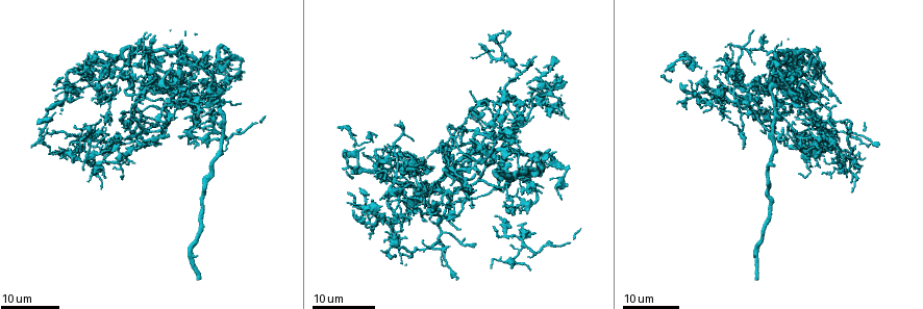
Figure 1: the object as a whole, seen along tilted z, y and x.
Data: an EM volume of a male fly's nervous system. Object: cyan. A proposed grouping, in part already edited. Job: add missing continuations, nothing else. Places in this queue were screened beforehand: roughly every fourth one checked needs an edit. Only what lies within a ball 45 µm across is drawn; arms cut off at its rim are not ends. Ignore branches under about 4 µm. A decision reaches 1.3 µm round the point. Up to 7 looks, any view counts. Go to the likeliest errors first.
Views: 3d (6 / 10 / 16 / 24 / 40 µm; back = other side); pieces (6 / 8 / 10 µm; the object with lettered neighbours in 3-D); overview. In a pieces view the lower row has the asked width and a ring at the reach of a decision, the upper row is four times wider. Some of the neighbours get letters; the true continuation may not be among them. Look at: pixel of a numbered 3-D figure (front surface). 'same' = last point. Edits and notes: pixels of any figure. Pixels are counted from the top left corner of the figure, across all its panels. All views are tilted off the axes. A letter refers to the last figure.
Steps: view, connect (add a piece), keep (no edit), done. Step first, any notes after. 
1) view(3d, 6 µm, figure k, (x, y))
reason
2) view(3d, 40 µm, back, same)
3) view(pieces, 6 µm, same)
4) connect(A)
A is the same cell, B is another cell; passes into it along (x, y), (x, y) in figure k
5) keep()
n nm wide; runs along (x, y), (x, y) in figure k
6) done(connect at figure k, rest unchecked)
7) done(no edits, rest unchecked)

view(3d, 24 µm, figure 1, (494, 214))
thin end

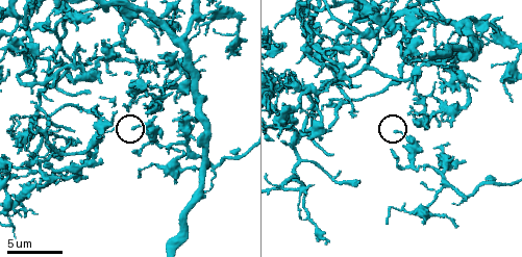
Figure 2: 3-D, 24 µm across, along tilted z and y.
view(pieces, 6 µm, figure 2, (396, 129))

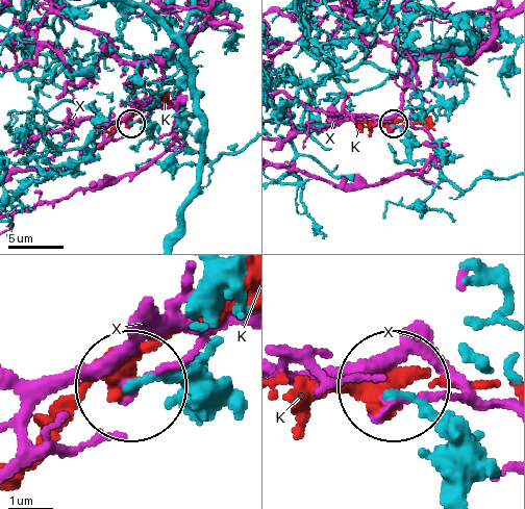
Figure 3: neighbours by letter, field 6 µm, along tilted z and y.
keep()
K and X are other cells; no lettered piece goes on from it

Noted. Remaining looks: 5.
view(pieces, 8 µm, figure 2, (89, 93))
an open end

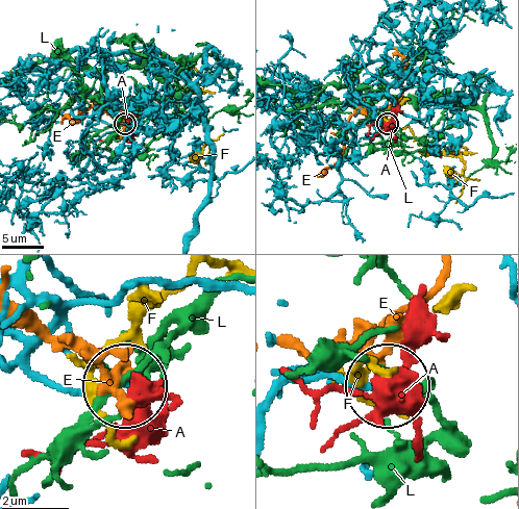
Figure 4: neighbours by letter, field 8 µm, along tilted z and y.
connect(A)
A is the same cell, E, F and L are other cells; it goes on there

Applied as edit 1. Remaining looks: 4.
view(overview)

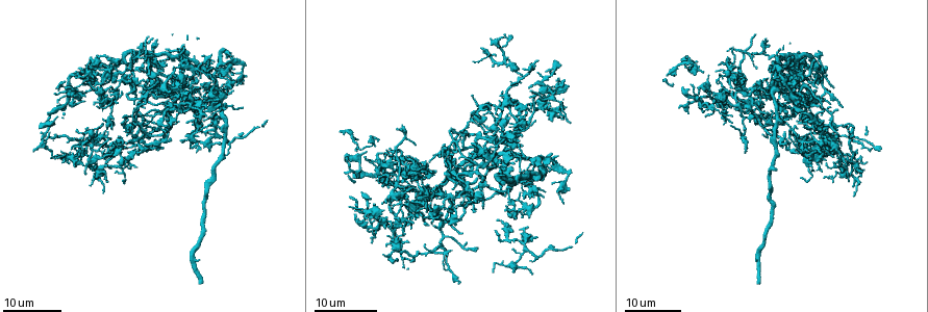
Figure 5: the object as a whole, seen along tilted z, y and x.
view(3d, 24 µm, figure 5, (154, 123))
tapers out

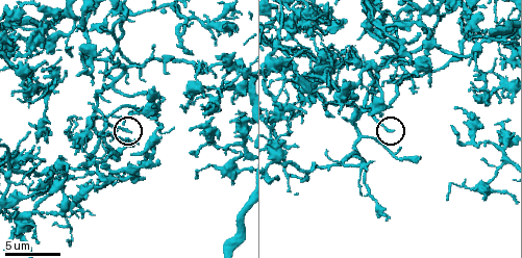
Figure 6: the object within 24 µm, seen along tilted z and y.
view(pieces, 10 µm, figure 6, (129, 132))

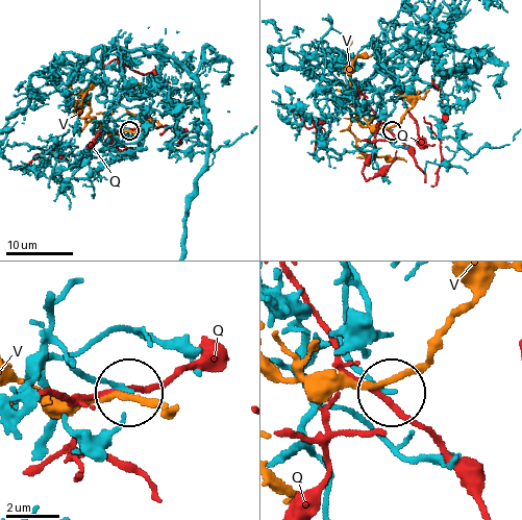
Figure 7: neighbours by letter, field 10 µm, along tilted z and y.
keep()
170 nm wide; Q and V are other cells; no lettered piece goes on from it

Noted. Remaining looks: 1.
view(pieces, 8 µm, figure 6, (418, 35))
free end

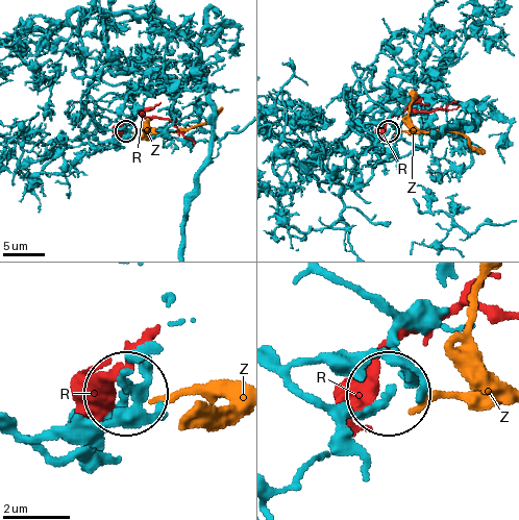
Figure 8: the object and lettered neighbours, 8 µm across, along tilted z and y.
keep()
R and Z are other cells; no lettered piece goes on from it

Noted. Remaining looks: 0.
done(connect at figure 4, rest unchecked)

